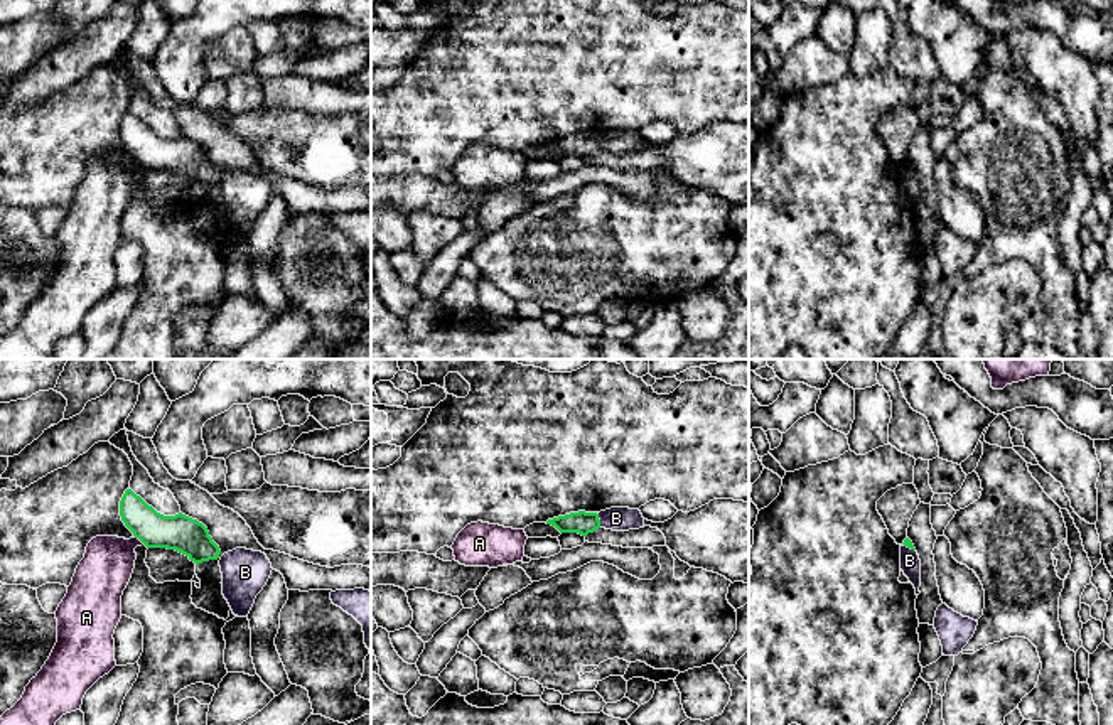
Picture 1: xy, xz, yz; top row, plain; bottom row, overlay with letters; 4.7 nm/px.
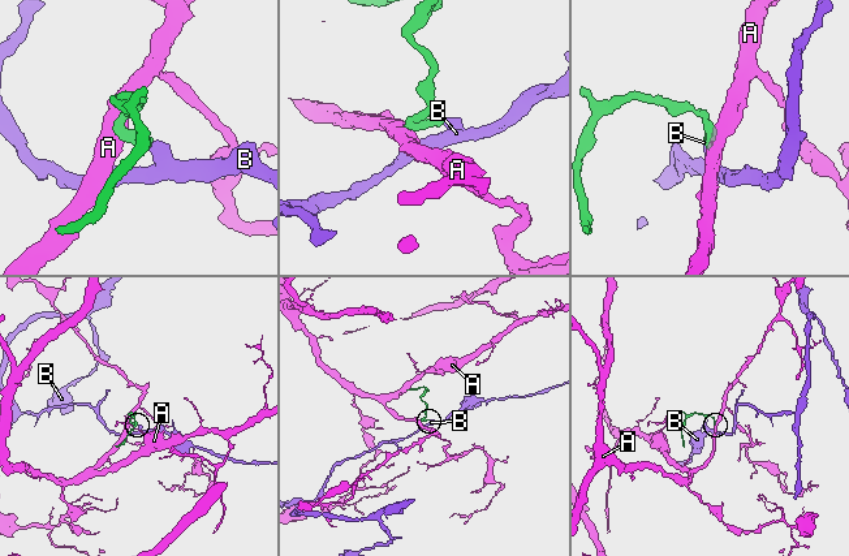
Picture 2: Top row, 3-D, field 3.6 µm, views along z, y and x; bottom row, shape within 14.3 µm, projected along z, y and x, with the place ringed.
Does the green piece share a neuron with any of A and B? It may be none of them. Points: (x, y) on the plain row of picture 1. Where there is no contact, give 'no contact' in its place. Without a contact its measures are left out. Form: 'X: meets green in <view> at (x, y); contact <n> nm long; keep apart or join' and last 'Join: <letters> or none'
A: meets green in xy at (139, 161); contact 70 nm long; keep apart
B: meets green in xz at (599, 142); contact 80 nm long; keep apart
Join: none

